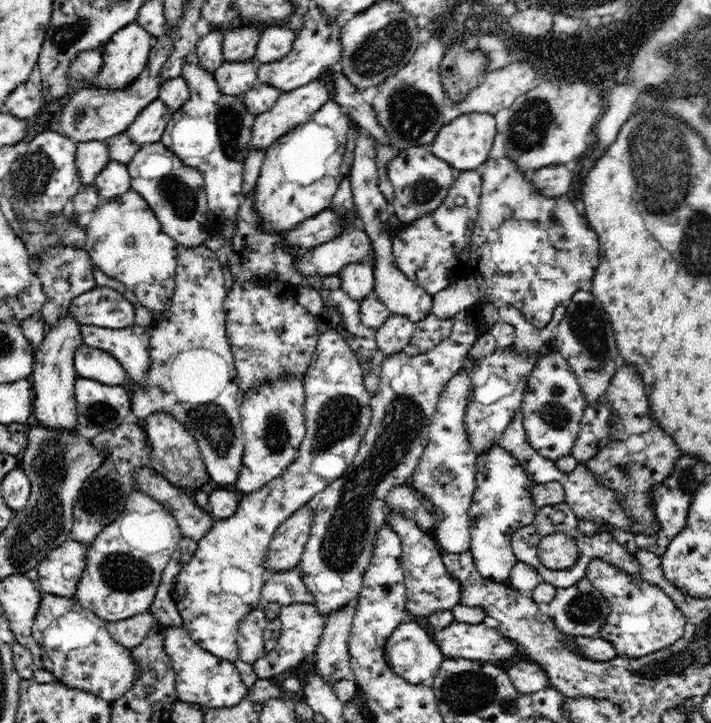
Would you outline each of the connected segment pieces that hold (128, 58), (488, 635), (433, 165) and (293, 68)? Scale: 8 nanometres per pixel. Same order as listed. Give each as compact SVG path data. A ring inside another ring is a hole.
M136 21L116 31L111 39L100 48L103 64L97 78L93 81L96 89L122 91L134 82L146 68L154 37Z
M451 622L434 632L434 641L439 645L443 657L462 657L468 660L508 660L518 654L516 646L500 636L499 629L468 622Z
M408 147L401 150L392 160L385 162L385 167L394 189L392 212L394 217L406 224L435 211L443 203L456 180L452 174L452 166L446 160L422 148Z
M314 6L304 15L304 26L299 28L292 50L284 56L284 59L270 63L256 63L256 83L266 83L276 87L280 92L290 92L295 88L303 87L305 84L316 79L322 79L328 70L339 64L343 50L340 46L340 30L342 19L334 19L328 22L320 12L320 7Z

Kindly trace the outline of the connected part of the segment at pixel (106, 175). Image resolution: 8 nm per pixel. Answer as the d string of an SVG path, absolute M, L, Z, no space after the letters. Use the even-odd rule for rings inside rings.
M110 160L108 166L104 167L95 178L93 186L102 203L130 191L131 178L127 165Z

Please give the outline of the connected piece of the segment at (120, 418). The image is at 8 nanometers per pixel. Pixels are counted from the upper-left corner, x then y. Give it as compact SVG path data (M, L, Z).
M80 377L74 389L80 426L104 432L131 418L131 398L123 387Z

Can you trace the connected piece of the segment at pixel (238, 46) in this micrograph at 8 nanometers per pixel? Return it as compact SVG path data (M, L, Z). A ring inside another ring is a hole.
M250 24L229 30L223 36L221 52L226 63L247 63L255 58L262 27Z

